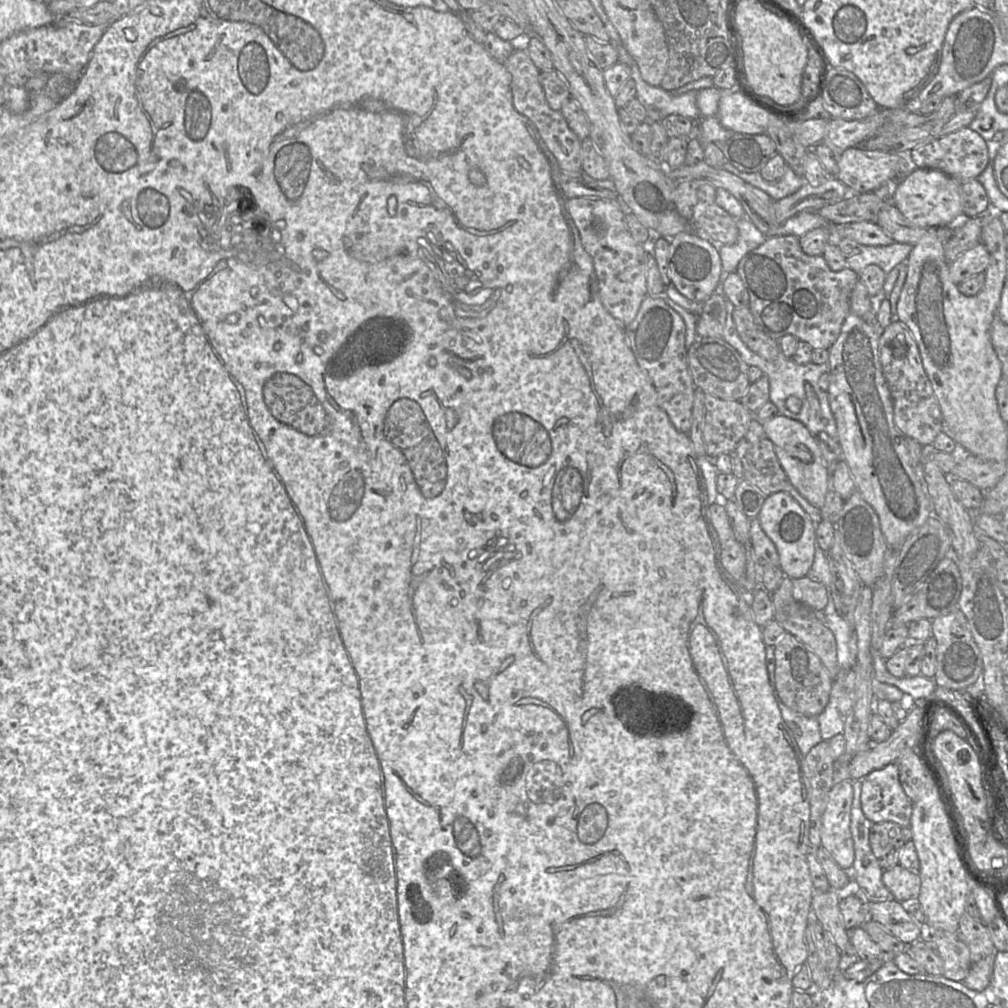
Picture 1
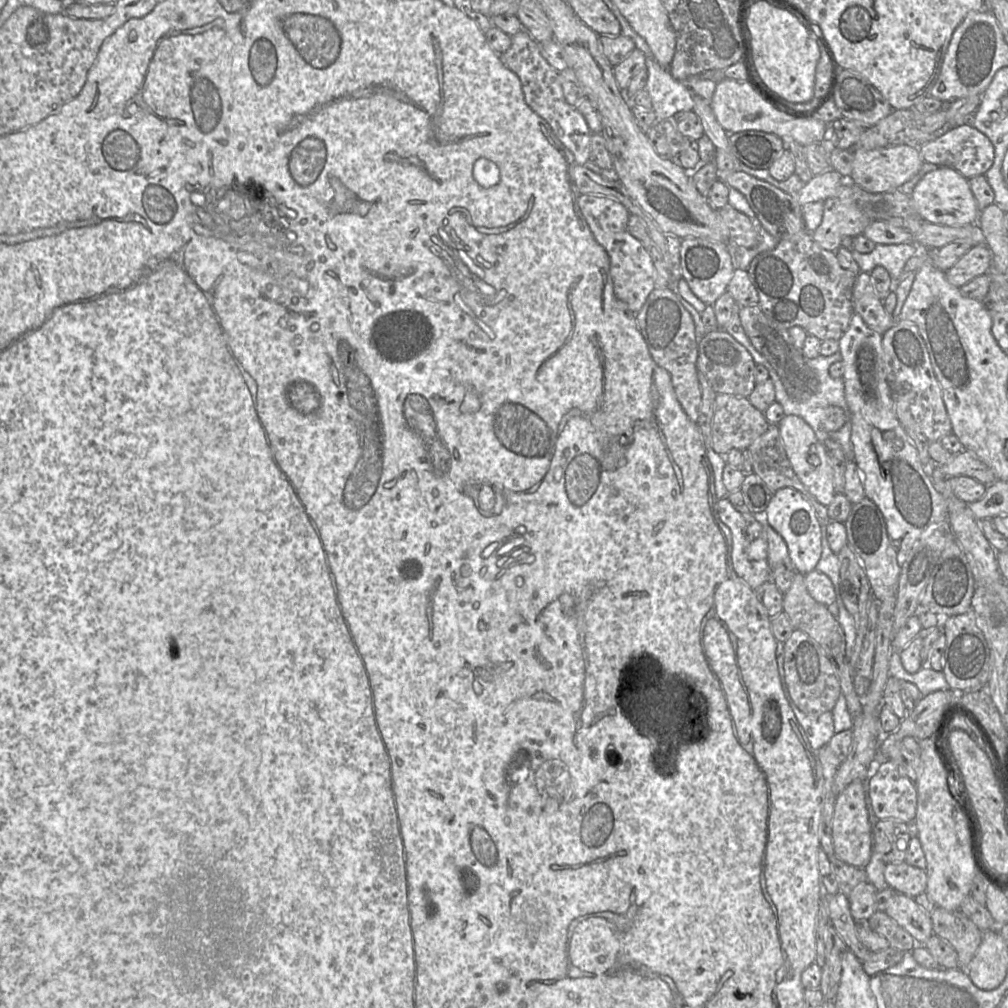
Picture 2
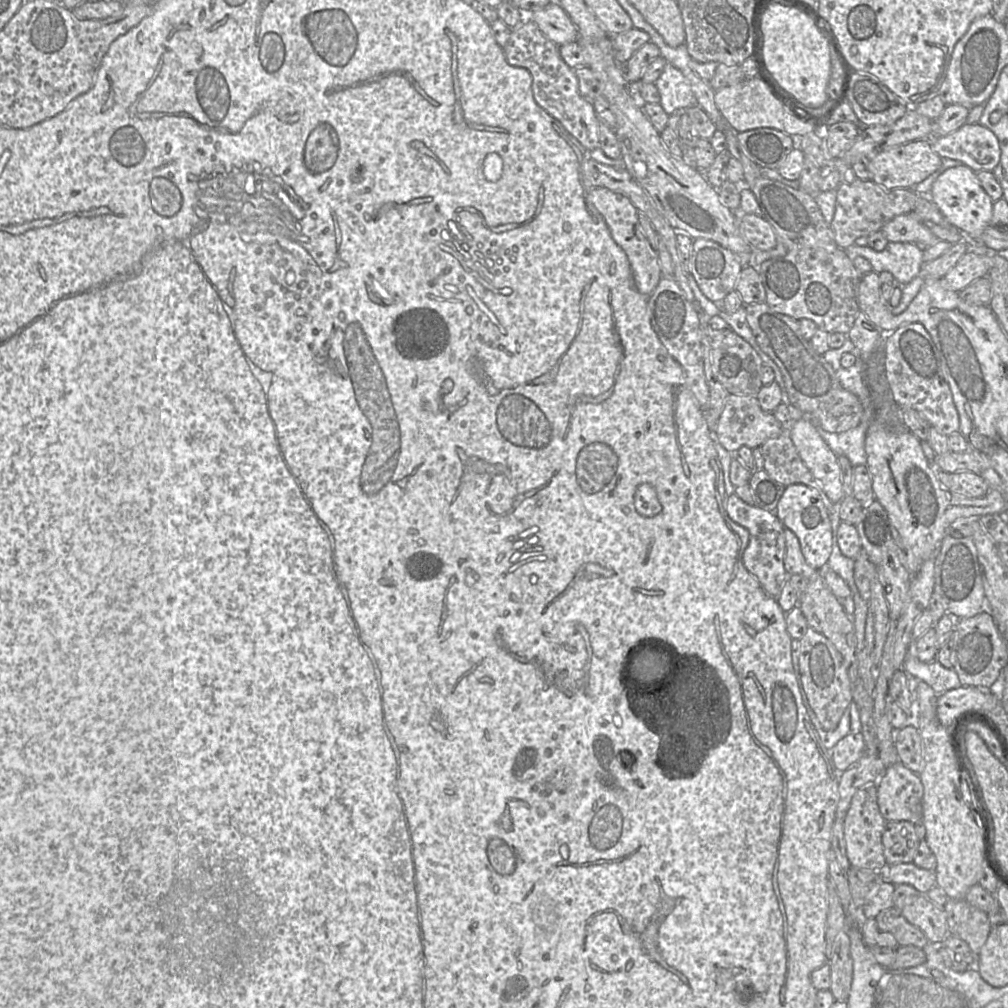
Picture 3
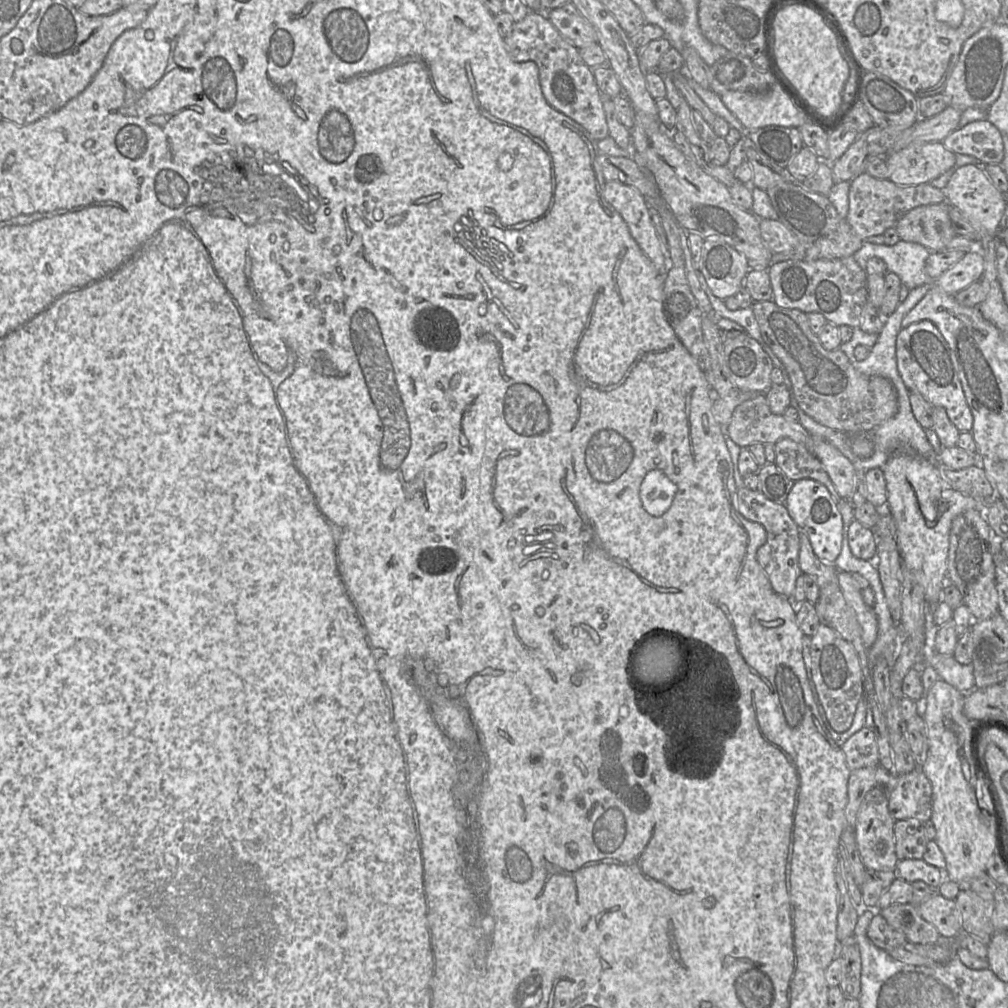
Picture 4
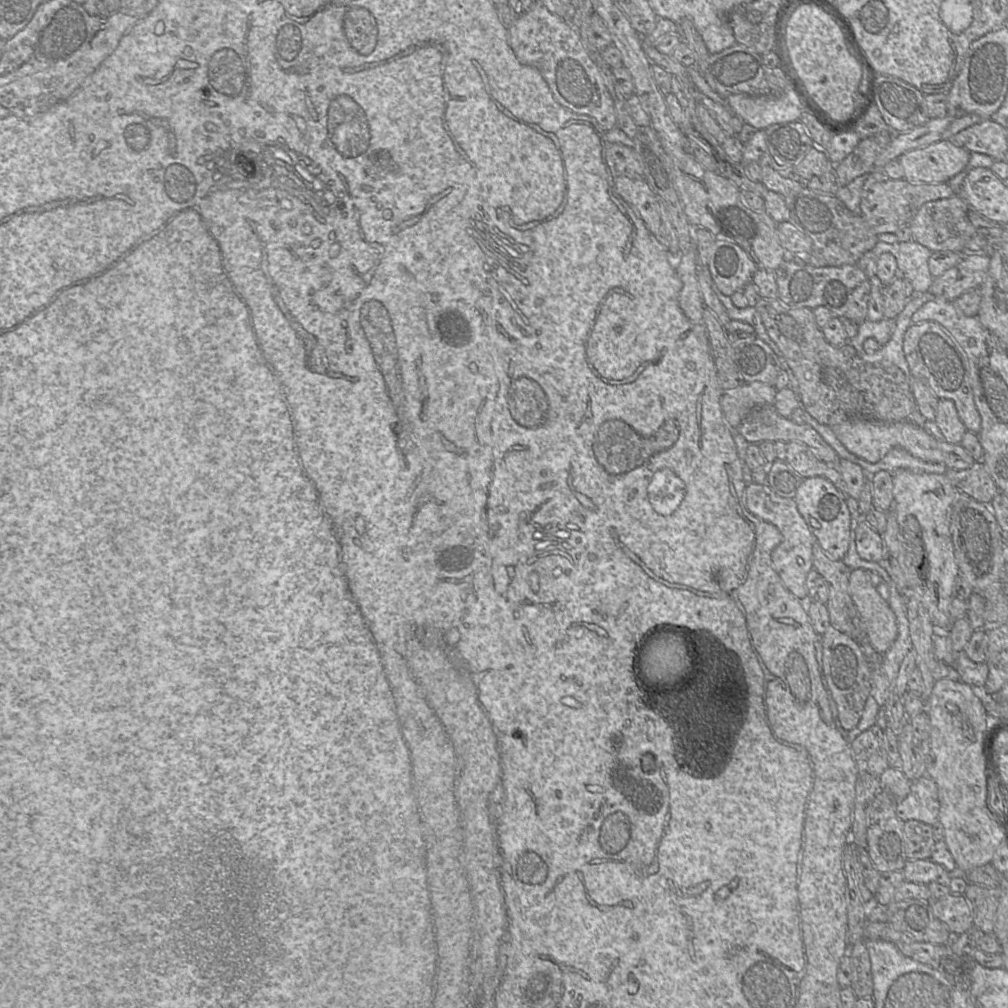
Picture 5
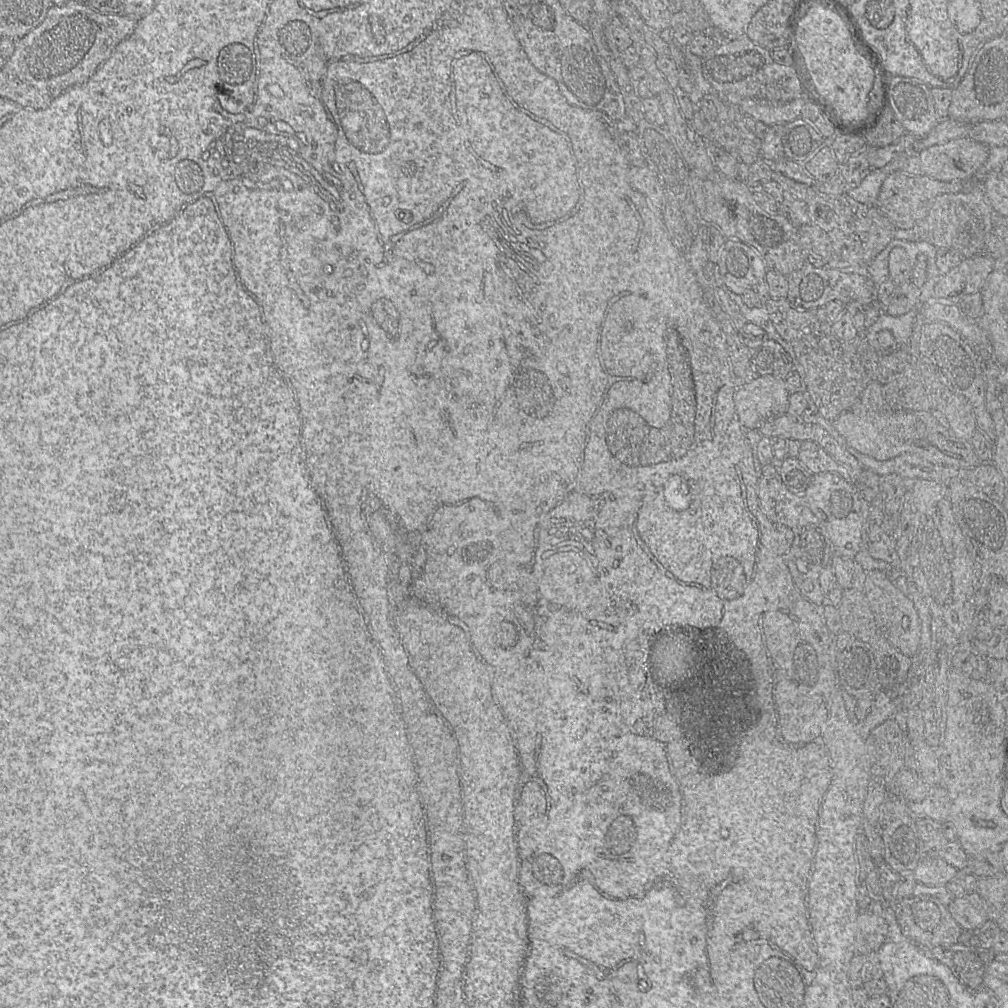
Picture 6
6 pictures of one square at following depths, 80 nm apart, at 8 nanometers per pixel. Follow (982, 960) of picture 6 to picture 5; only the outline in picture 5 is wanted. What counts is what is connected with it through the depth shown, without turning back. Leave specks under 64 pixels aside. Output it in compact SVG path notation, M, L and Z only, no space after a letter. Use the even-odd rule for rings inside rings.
M905 942L899 944L901 952L908 958L926 964L942 972L959 987L969 987L973 980L973 966L979 964L969 955L957 954L947 944Z

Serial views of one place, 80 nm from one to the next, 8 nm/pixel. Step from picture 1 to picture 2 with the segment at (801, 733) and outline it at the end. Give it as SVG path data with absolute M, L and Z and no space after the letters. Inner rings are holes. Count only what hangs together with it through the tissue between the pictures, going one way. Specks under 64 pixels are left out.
M795 707L794 712L804 740L812 749L818 750L827 744L835 734L832 713L825 713L822 716L807 716Z

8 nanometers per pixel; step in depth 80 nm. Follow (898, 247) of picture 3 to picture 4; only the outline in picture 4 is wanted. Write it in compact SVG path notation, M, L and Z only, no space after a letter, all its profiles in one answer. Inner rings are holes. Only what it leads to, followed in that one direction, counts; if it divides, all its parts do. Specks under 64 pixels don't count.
M900 240L893 246L864 243L852 257L865 273L870 259L882 259L886 263L887 271L895 273L902 285L911 290L932 282L925 269L930 254L922 245Z

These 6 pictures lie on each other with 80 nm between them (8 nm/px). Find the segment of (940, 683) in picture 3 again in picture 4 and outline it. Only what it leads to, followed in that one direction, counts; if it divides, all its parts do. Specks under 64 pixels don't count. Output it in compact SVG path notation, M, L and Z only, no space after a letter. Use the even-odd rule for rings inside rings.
M927 626L924 644L923 663L935 669L939 679L947 682L960 692L970 692L975 689L973 666L960 664L952 655L938 654L933 649L933 637L939 628Z

